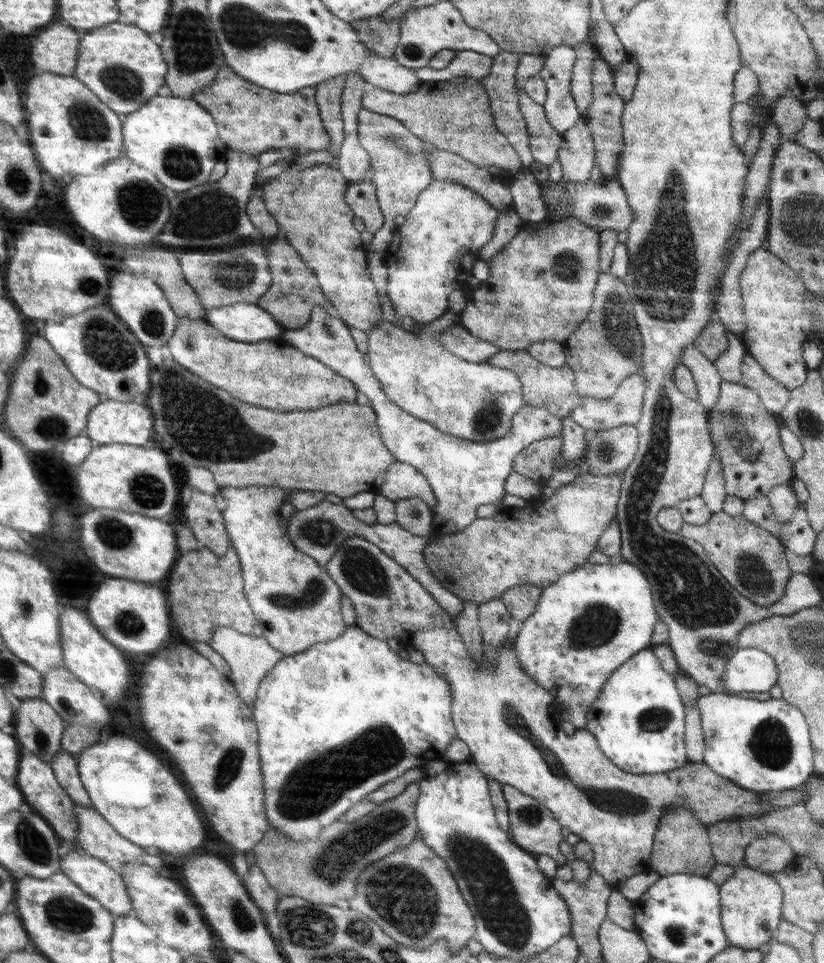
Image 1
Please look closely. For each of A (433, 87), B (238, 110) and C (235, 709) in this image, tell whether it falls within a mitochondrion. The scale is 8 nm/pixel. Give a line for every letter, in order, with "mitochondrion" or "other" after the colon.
A: other
B: other
C: other

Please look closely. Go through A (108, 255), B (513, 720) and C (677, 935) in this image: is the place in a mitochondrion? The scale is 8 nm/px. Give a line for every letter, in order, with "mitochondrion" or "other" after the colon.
A: other
B: mitochondrion
C: mitochondrion

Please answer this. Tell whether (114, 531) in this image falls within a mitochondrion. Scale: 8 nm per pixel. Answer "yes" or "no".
yes

